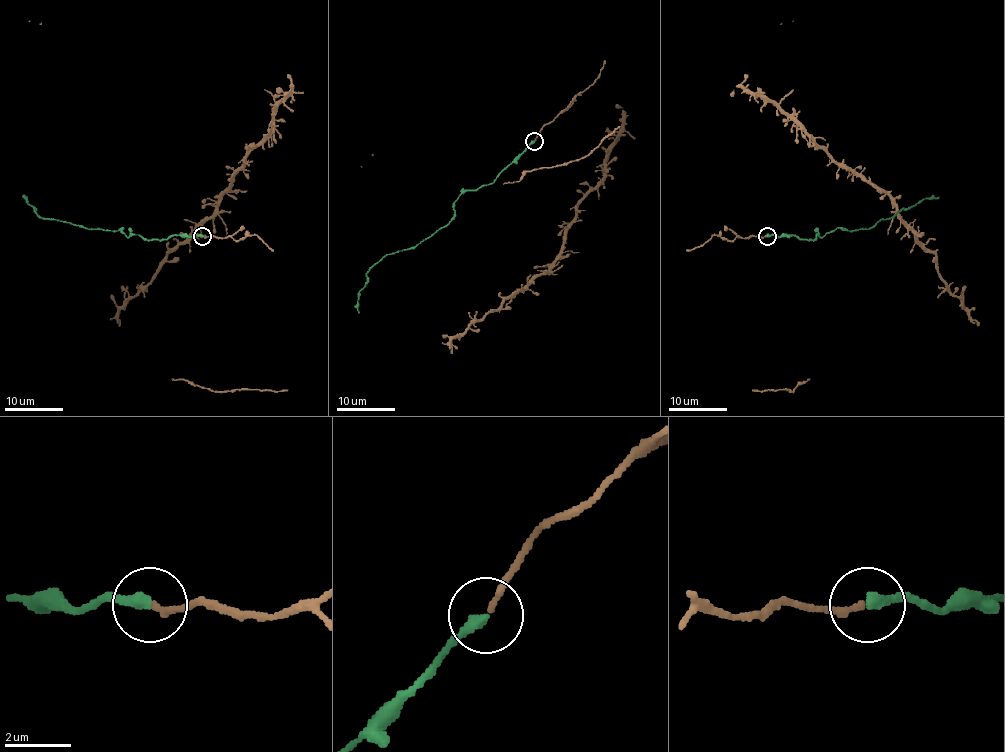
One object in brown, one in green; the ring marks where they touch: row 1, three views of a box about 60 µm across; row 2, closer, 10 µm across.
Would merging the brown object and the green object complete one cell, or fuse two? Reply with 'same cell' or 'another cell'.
same cell

